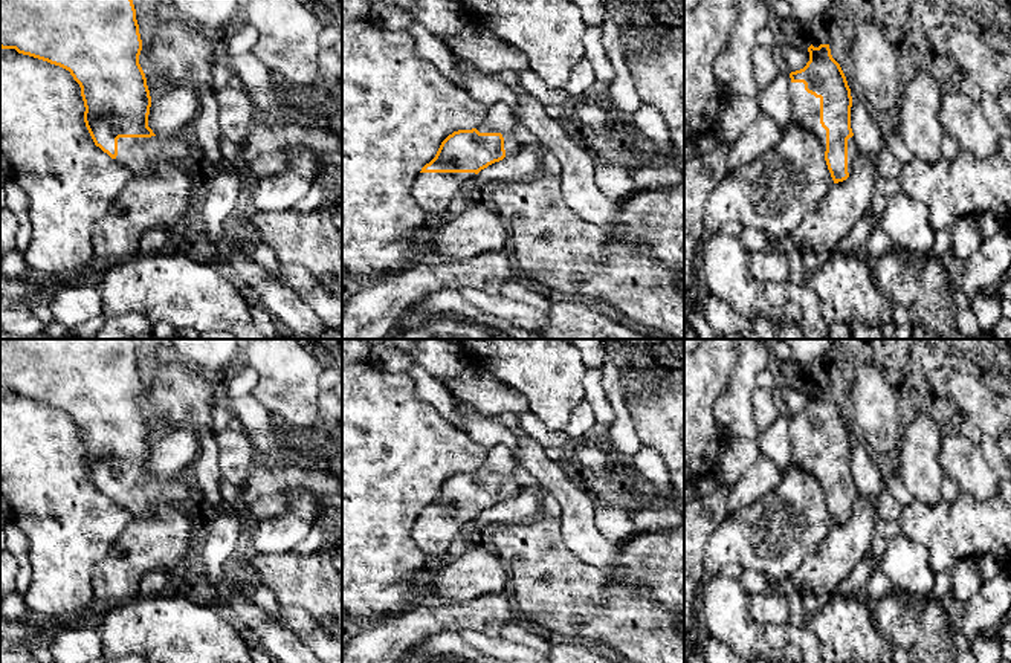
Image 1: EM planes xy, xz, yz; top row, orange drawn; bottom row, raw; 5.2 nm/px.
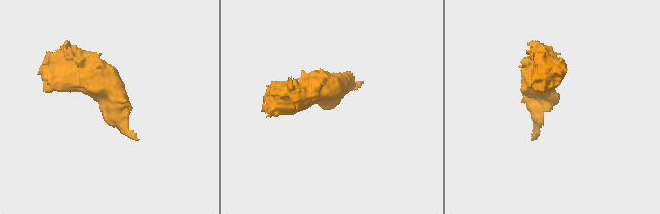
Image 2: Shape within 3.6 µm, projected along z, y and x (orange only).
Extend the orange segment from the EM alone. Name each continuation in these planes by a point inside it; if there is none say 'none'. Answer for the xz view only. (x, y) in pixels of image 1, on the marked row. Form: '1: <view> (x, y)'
1: xz (432, 191)

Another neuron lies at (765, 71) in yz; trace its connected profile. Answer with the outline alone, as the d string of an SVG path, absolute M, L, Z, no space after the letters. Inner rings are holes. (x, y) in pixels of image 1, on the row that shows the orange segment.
M762 46L757 50L757 60L754 64L754 78L759 90L767 87L780 72L780 69L774 64L771 46Z

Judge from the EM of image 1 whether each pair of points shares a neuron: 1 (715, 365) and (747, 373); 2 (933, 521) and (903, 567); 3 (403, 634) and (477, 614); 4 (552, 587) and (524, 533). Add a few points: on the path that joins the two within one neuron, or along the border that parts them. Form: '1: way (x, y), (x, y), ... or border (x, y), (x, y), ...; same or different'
1: border (738, 355), (729, 384), (715, 402); different
2: border (900, 533), (924, 549), (927, 562), (936, 573); different
3: way (422, 622), (458, 616); same
4: way (552, 573), (529, 547); same

